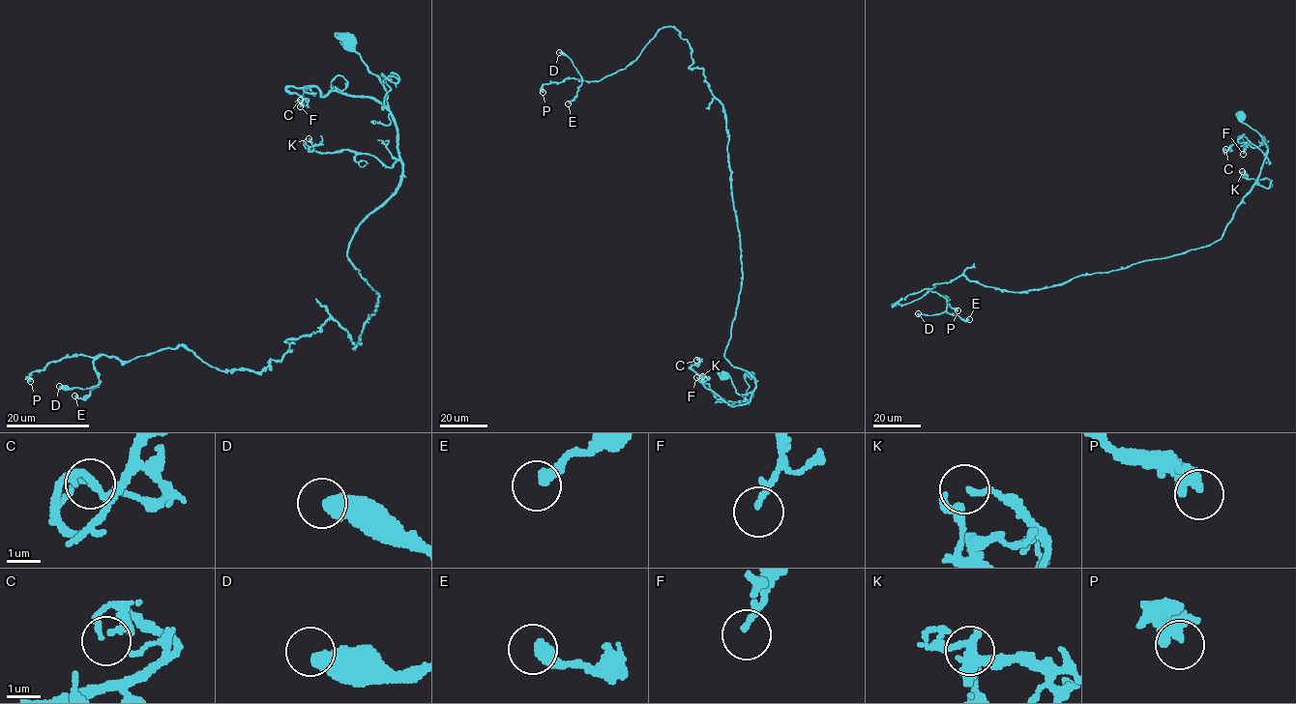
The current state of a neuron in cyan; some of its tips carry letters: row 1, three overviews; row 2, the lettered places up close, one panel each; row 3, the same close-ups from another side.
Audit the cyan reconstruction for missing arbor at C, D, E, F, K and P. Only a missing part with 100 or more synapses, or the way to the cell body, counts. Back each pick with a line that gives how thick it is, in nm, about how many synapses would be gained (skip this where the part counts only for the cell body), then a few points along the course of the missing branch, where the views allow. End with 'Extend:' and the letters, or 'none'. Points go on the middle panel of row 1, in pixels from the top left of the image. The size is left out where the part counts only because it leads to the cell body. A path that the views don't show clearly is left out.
Extend: none

